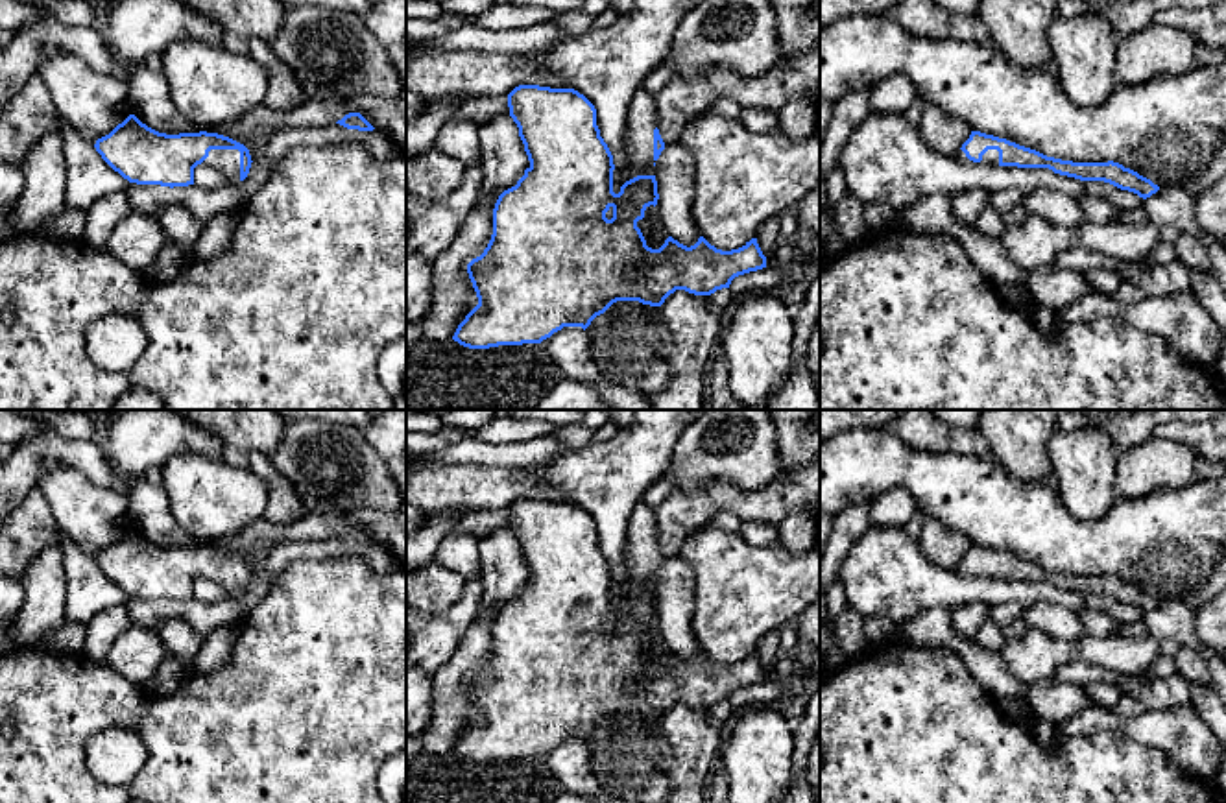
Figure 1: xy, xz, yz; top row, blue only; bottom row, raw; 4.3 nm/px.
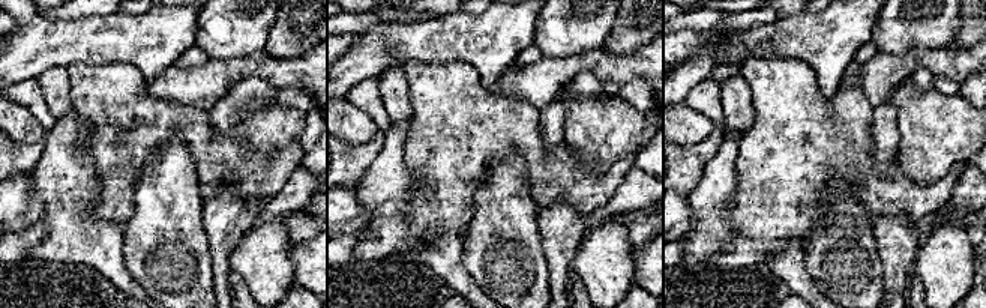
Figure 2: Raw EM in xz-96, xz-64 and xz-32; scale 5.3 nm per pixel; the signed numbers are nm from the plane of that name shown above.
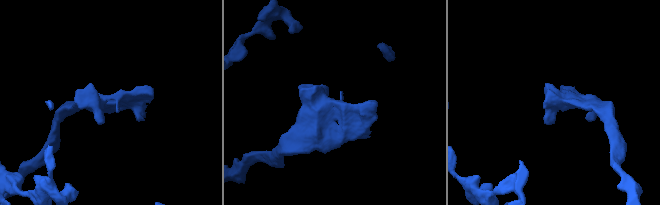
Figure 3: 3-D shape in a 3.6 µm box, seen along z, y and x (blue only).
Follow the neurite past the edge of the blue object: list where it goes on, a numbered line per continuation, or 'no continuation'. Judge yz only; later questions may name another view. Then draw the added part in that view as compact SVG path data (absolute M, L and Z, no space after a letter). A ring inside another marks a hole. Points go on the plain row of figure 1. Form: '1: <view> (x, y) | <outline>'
1: yz (990, 571) | M962 563L956 567L956 572L960 576L966 576L966 578L999 580L999 565L997 563L988 563L982 569L982 574L980 576L969 574Z

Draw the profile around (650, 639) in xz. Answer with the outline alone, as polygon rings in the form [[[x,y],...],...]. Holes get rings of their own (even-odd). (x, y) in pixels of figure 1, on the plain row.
[[[654,618],[646,620],[644,631],[637,635],[637,641],[641,642],[646,659],[652,663],[659,663],[668,652]]]

